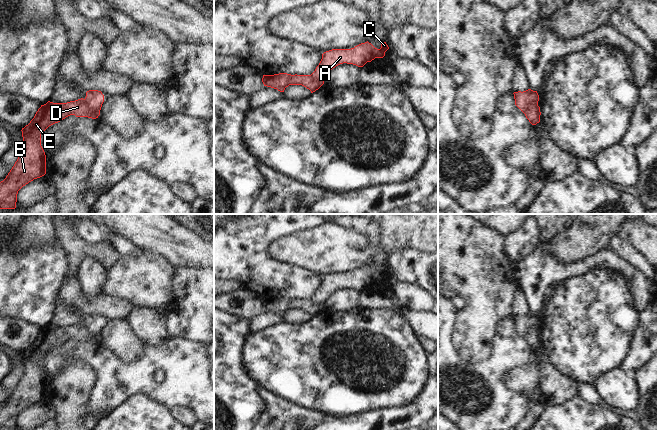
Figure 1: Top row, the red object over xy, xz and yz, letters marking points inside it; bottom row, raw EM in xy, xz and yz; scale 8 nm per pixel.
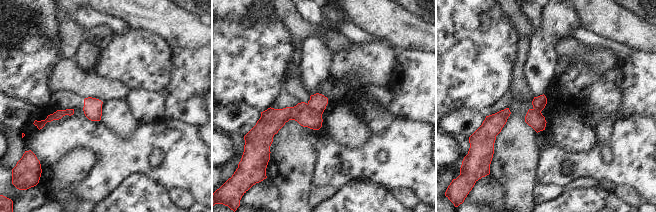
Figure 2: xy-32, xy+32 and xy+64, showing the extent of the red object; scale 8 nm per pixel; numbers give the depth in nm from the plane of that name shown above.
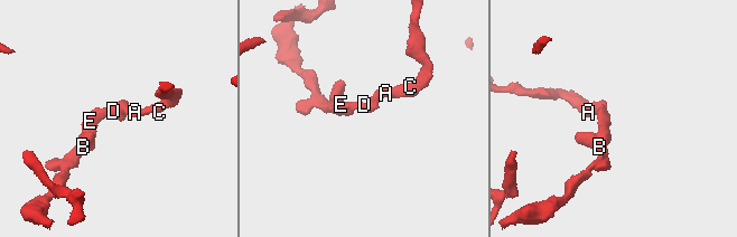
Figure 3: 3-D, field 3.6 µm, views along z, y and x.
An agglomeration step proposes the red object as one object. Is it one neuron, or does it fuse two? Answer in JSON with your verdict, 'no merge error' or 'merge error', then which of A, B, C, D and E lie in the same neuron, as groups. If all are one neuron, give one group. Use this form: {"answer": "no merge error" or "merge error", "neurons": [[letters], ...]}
{"answer": "merge error", "neurons": [["A", "C"], ["B", "D", "E"]]}

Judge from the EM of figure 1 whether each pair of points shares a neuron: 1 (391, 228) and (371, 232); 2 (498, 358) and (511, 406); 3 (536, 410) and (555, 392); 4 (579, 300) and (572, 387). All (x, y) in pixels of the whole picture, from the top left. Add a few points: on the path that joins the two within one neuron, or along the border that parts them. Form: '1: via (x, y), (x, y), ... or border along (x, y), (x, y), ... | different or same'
1: border along (377, 224), (380, 229), (380, 242), (386, 252) | different
2: via (497, 370), (497, 392), (499, 394) | same
3: border along (540, 402), (545, 405) | different
4: border along (553, 366), (576, 383) | different

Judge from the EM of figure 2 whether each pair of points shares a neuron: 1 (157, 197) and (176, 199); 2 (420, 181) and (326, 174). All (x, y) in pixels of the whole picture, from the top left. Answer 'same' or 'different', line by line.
1: different
2: same

